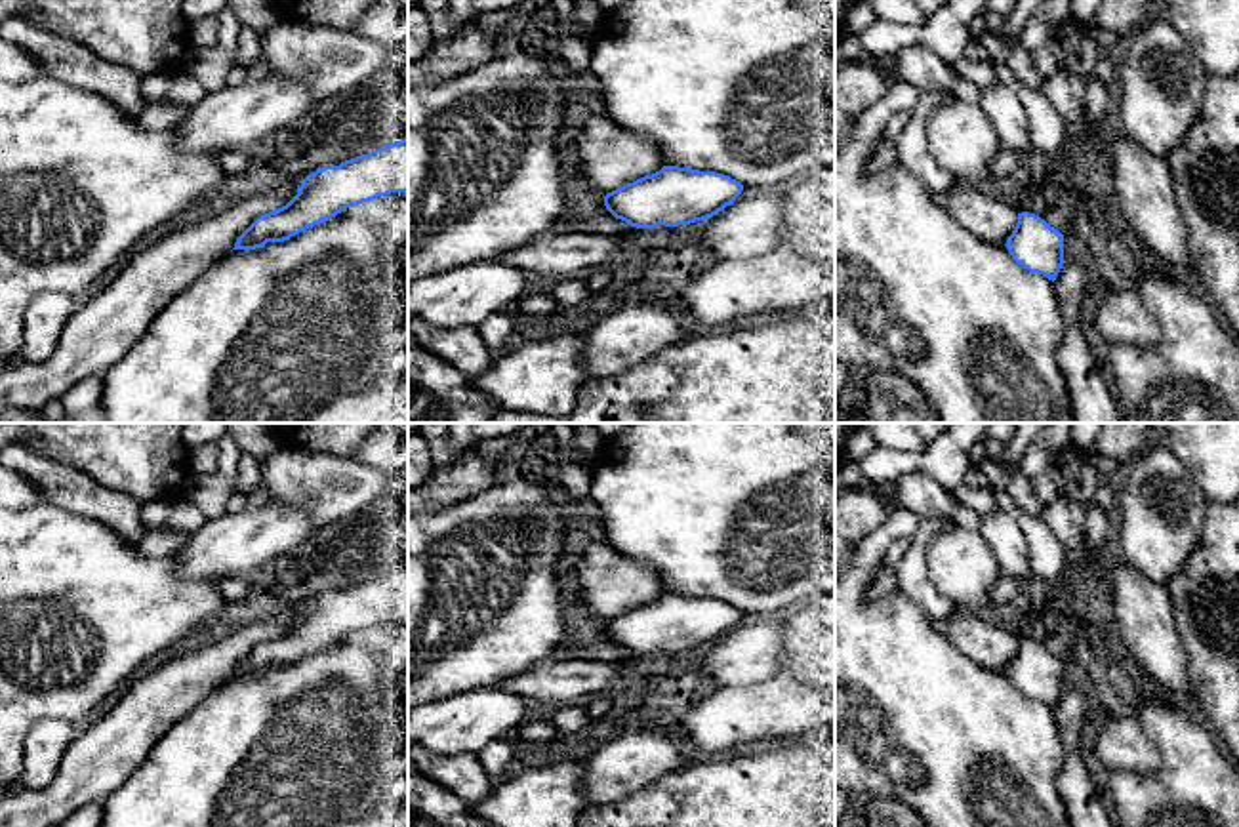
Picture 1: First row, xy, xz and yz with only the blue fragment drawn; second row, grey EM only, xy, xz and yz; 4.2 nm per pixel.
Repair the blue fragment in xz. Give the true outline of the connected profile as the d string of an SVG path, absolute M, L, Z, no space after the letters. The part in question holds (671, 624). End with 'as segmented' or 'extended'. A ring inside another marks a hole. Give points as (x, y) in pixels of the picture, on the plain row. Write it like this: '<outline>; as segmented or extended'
M663 593L604 623L606 636L631 654L679 654L717 642L741 621L743 612L730 602L692 595Z; as segmented

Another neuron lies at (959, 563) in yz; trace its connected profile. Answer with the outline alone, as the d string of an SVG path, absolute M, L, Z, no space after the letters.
M945 524L926 547L926 572L932 585L961 612L987 614L991 587L1003 575L982 532Z

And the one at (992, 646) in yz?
M963 612L951 617L945 636L976 665L1001 673L1018 650L1018 638L995 625L989 614Z

